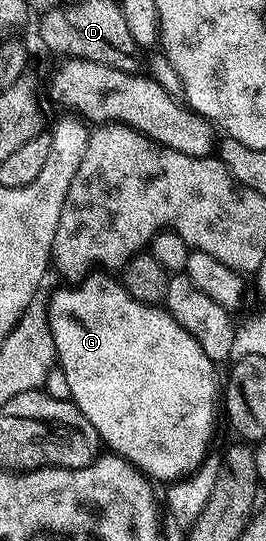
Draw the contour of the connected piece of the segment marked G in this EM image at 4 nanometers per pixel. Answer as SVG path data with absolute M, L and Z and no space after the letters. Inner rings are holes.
M93 271L79 283L69 284L67 286L69 289L60 287L53 293L48 313L49 327L53 333L53 346L56 348L58 368L66 375L67 386L70 387L70 399L76 404L78 411L82 411L82 415L86 415L86 419L90 419L90 423L94 423L94 431L98 431L101 442L107 448L109 445L112 448L109 450L115 456L125 457L131 465L135 465L141 473L149 478L155 479L157 482L160 480L166 481L165 483L173 483L195 472L210 453L208 444L211 443L212 432L216 429L216 413L218 417L217 366L208 358L206 351L202 351L202 347L198 347L198 343L194 343L194 339L189 333L168 314L167 309L155 305L142 304L141 301L134 299L125 291L123 284L117 278L115 281L112 277L115 276L109 275L104 271Z

